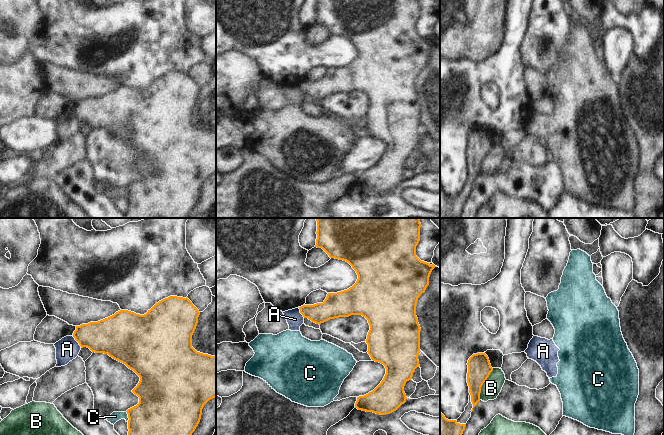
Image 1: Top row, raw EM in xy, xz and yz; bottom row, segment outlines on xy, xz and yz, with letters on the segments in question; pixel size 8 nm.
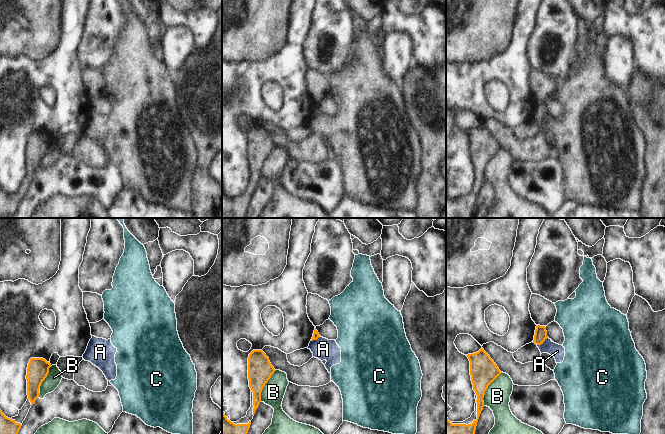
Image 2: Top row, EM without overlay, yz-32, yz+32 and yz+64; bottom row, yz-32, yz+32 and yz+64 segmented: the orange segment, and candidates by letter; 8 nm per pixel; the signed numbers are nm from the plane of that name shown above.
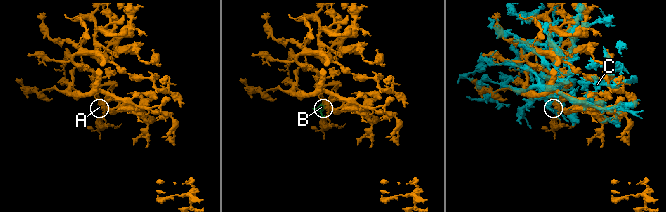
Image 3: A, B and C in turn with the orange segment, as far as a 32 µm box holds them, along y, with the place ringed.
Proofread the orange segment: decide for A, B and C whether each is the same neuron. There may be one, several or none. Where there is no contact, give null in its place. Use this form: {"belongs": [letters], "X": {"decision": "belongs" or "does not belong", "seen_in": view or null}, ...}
{"belongs": [], "A": {"decision": "does not belong", "seen_in": "xy"}, "B": {"decision": "does not belong", "seen_in": "yz"}, "C": {"decision": "does not belong", "seen_in": "xy"}}

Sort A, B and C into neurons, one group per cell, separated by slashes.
A C / B

